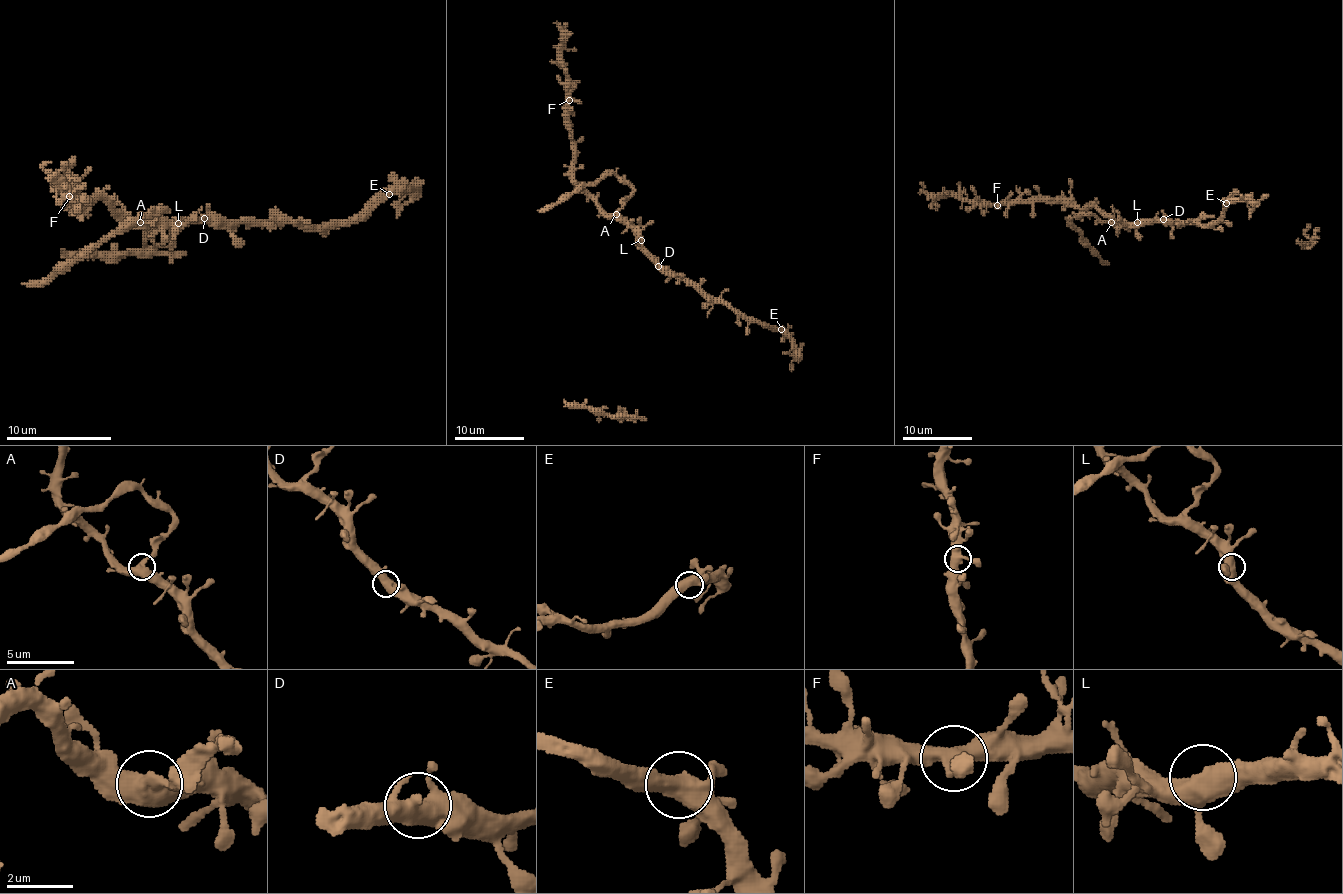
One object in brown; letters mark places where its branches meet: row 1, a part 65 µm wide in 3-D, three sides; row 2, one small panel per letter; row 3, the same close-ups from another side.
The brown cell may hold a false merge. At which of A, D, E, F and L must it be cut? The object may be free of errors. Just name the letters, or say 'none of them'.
A

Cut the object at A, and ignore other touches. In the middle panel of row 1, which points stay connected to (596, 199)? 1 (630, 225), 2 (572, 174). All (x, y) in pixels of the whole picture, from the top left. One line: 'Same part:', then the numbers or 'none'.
Same part: 1, 2

